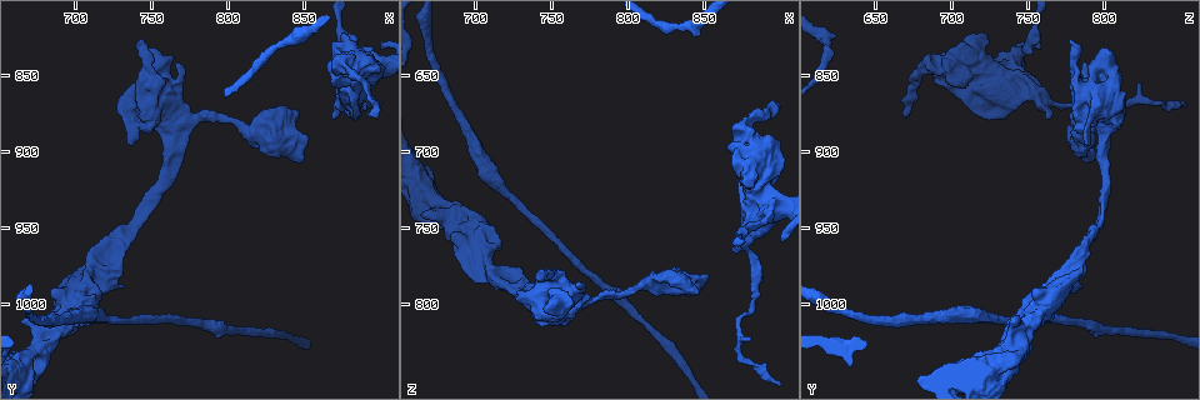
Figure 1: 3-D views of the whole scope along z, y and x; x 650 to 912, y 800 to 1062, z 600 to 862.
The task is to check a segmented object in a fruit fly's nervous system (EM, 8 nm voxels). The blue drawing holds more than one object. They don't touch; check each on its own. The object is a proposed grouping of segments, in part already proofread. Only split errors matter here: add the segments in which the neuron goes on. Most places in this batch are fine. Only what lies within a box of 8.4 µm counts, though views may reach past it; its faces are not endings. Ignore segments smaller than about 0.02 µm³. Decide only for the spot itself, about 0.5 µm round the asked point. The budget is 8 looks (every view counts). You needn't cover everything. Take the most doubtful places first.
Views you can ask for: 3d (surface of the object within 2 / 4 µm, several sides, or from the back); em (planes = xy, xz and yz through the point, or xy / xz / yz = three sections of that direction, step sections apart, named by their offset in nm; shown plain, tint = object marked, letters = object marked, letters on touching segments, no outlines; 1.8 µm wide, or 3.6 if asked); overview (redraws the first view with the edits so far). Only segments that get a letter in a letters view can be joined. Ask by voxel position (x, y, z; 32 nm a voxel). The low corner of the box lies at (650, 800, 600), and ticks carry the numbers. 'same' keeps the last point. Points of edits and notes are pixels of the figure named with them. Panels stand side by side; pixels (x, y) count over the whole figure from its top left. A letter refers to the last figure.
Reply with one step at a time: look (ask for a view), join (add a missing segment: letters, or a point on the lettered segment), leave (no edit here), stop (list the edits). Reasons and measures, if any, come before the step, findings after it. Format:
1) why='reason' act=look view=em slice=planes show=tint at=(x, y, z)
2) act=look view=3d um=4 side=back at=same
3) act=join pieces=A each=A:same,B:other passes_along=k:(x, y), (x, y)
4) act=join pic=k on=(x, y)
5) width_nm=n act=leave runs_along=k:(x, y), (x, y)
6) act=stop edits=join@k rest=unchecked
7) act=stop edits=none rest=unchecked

why='thin end' act=look view=em slice=yz step=8 show=tint at=(894, 876, 668)

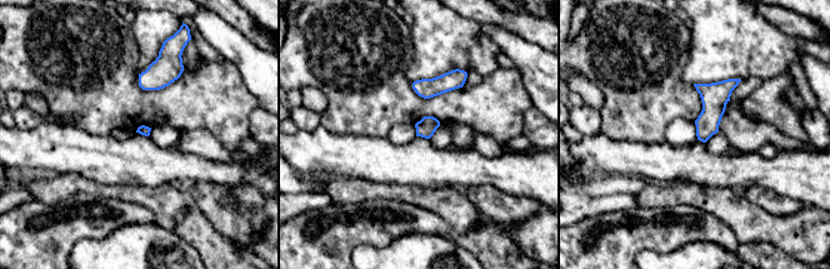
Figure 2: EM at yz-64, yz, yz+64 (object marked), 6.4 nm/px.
why='another direction' act=look view=em slice=planes show=letters at=same

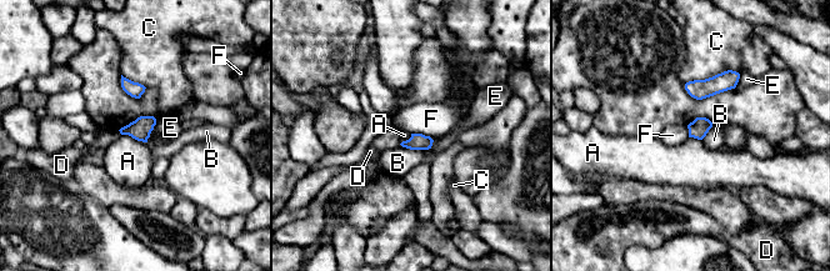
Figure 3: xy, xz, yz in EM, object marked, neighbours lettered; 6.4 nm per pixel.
width_nm=110 act=leave each=A:other,B:other,C:other,D:other,E:other,F:other border=3:(121, 134), (128, 134), (146, 142) found='none of them fits'

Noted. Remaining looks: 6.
why='free end' act=look view=em um=3.6 slice=planes show=letters at=(730, 988, 786)

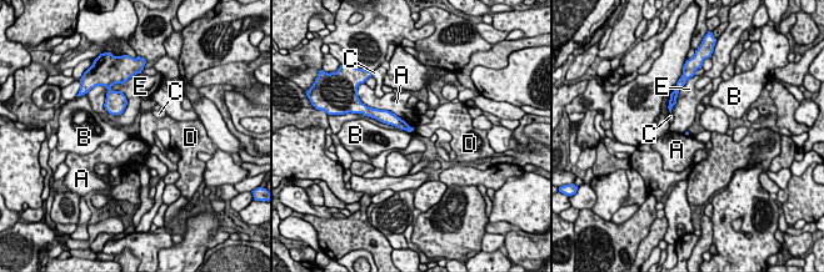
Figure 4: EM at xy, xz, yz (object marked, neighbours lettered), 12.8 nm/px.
act=leave each=A:other,B:other,C:other,D:other,E:other border=4:(399, 127), (408, 132) found='none of them fits'

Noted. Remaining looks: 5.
why='touches itself' act=look view=em slice=planes show=letters at=(678, 1020, 742)

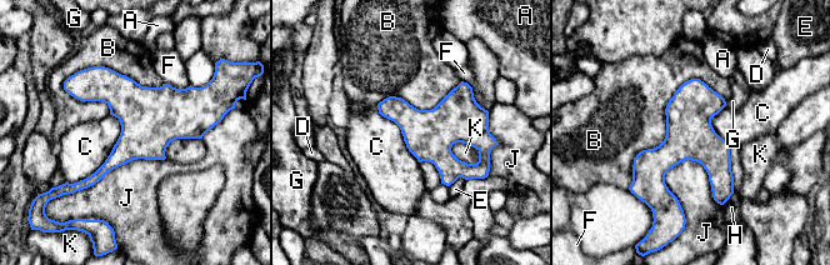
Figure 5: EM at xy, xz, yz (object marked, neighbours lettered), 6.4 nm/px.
act=leave each=A:other,B:other,C:other,D:other,E:other,F:other,G:other,H:other,J:other,K:other border=5:(116, 116), (108, 158), (65, 183) found='no lettered segment goes on from it'

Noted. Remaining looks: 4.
act=stop edits=none rest=unchecked

